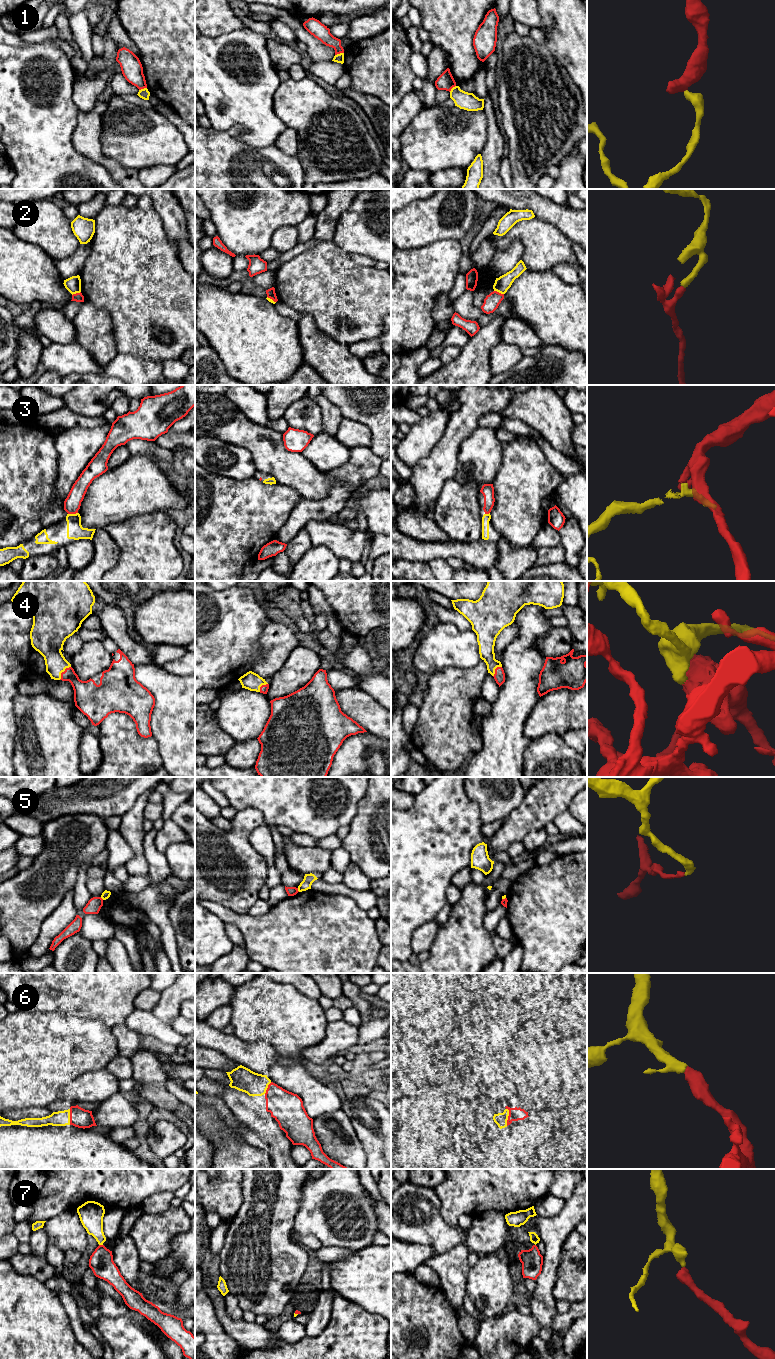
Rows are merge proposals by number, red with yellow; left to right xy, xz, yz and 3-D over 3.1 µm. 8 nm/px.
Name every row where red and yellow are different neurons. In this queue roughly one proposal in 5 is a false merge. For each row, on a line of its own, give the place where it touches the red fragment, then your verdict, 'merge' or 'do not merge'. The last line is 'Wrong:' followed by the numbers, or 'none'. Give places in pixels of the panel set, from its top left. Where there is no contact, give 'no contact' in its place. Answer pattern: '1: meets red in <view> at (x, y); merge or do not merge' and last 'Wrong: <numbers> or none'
1: meets red in xz at (339, 53); do not merge
2: meets red in yz at (498, 292); do not merge
3: meets red in xy at (72, 513); merge
4: meets red in xy at (62, 672); merge
5: meets red in xz at (297, 890); do not merge
6: meets red in yz at (508, 1117); merge
7: meets red in xy at (101, 1245); merge
Wrong: 1, 2, 5

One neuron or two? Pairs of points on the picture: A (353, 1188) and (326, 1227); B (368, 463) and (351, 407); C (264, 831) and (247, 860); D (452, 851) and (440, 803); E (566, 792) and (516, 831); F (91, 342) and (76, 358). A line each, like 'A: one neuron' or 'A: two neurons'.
A: one neuron
B: two neurons
C: two neurons
D: one neuron
E: one neuron
F: two neurons

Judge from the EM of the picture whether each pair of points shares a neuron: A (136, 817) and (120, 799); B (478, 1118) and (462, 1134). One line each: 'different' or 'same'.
A: different
B: different

